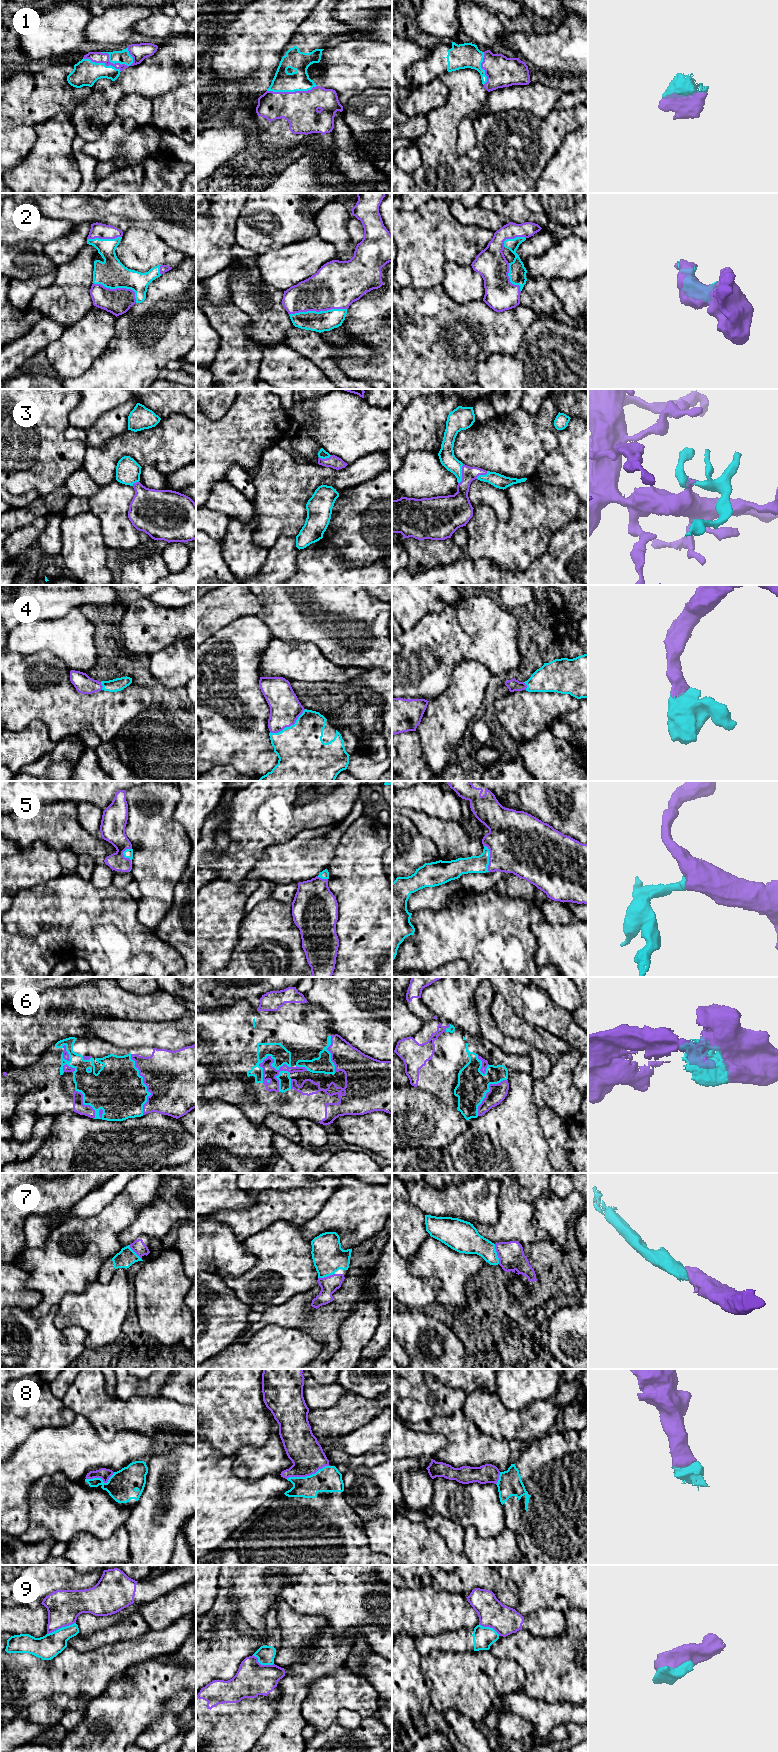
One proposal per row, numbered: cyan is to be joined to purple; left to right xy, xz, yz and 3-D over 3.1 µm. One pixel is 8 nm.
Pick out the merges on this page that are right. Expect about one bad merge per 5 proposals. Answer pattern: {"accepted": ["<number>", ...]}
{"accepted": ["1", "2", "3", "4", "5", "6", "7", "8"]}

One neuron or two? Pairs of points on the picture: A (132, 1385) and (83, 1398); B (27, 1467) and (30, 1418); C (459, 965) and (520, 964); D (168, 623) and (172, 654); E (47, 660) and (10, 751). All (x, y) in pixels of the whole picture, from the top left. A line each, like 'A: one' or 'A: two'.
A: two
B: two
C: two
D: two
E: two

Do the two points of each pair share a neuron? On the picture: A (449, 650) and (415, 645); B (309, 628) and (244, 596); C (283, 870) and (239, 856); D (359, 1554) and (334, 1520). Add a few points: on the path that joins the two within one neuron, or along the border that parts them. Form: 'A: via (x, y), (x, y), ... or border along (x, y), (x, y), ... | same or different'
A: via (441, 648), (428, 648), (423, 645) | same
B: border along (257, 595), (261, 601), (261, 608), (256, 615) | different
C: border along (272, 844), (263, 851), (250, 871), (246, 883) | different
D: via (352, 1545), (352, 1535), (343, 1526) | same

